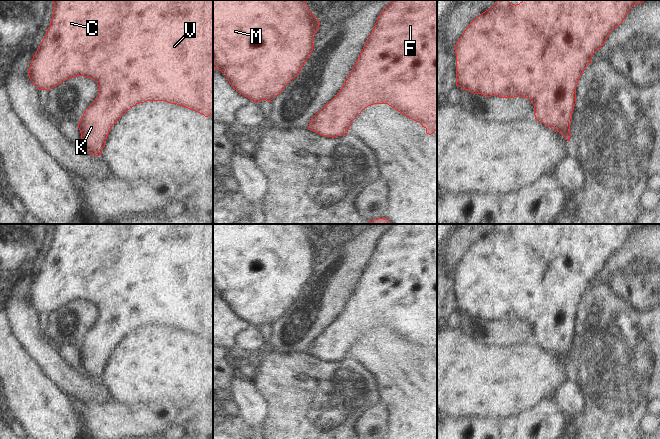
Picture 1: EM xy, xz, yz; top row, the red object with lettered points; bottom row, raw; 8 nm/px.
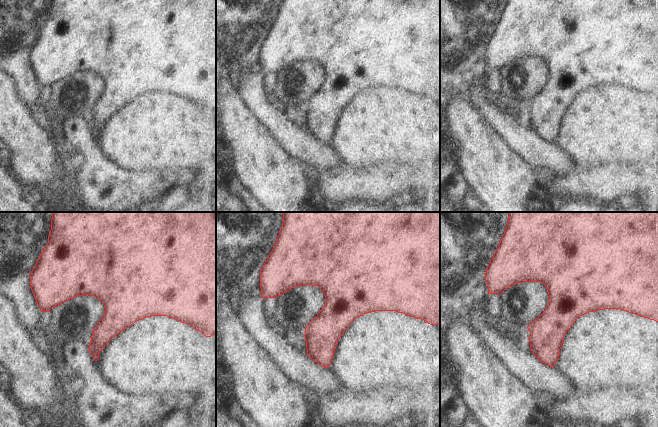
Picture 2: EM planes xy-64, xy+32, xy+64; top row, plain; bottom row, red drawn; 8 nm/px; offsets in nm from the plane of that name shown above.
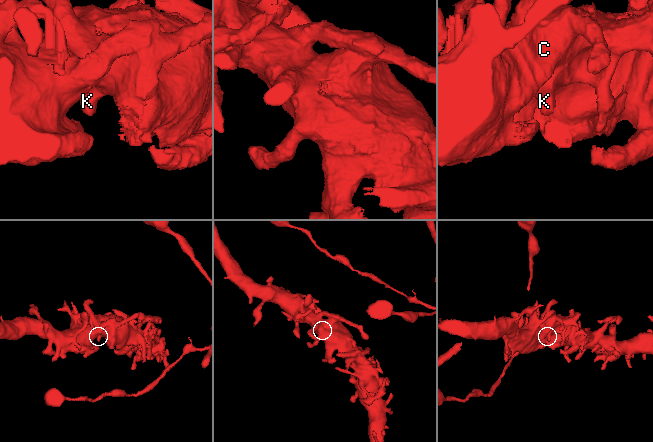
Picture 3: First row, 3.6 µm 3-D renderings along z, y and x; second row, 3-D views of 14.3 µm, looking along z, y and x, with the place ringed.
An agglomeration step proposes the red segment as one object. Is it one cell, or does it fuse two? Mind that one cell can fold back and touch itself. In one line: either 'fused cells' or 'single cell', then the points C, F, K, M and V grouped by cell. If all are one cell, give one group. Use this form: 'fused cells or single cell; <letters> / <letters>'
single cell; C F K M V

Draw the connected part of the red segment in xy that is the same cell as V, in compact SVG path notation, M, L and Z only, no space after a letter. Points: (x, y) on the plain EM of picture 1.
M53 224L53 239L43 265L30 288L30 305L38 314L47 314L77 300L94 304L99 318L85 334L79 345L83 373L94 380L100 380L107 360L117 344L136 328L147 325L165 325L198 336L205 341L213 340L213 224Z

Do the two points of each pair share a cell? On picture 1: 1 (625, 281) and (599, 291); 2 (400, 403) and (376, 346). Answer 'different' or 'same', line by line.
1: different
2: same

